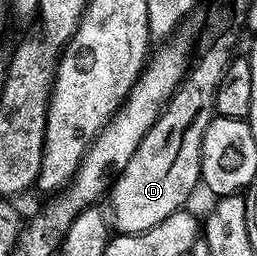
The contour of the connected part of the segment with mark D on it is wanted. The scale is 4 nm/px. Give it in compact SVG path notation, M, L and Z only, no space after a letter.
M213 20L209 24L213 32L221 32L218 36L213 36L201 48L201 53L195 56L191 67L185 74L185 79L177 87L177 93L169 100L168 107L162 112L161 117L153 124L151 130L143 138L131 158L127 162L125 169L114 179L111 189L113 196L113 212L111 220L118 233L127 236L138 236L140 232L151 230L159 226L171 214L182 211L189 200L189 195L201 184L201 151L203 150L203 140L207 134L207 128L213 121L215 109L217 107L217 91L219 90L225 72L229 69L229 64L235 59L233 53L233 43L237 36L231 29L225 28L221 20Z

